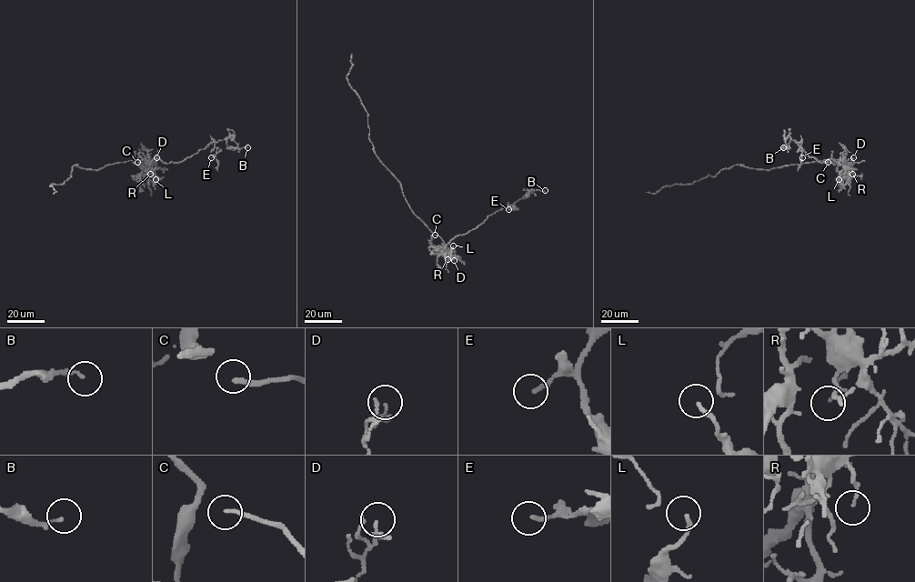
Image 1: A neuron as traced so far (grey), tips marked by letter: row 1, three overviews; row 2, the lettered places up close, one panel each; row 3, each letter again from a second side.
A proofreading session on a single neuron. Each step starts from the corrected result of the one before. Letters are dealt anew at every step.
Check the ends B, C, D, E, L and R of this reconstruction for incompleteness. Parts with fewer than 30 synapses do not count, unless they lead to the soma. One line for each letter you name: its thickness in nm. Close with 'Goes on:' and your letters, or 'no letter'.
Goes on: no letter

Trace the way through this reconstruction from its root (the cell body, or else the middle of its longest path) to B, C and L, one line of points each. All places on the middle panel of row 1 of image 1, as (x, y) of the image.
B: (414, 214), (432, 233), (431, 243), (440, 254), (452, 239), (488, 215), (510, 207), (531, 190), (545, 190)
C: (414, 214), (432, 233), (431, 243), (440, 254), (446, 246), (435, 235)
L: (414, 214), (432, 233), (431, 243), (439, 254), (441, 253), (444, 256), (448, 254), (453, 245)

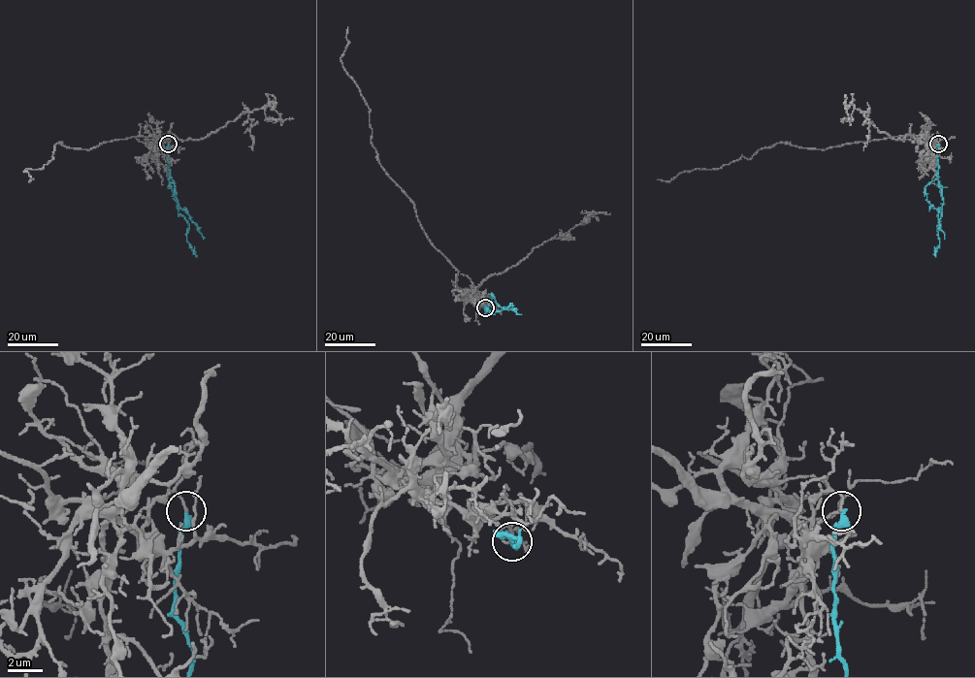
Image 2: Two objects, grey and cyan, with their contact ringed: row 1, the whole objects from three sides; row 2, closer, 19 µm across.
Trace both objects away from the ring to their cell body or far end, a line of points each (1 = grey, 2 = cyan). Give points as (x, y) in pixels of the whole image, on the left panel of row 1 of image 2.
1: (168, 144), (160, 146), (140, 135), (89, 149), (58, 143), (53, 158), (42, 168), (23, 171), (31, 179)
2: (168, 144), (171, 188), (178, 212), (189, 226), (187, 242), (197, 257)

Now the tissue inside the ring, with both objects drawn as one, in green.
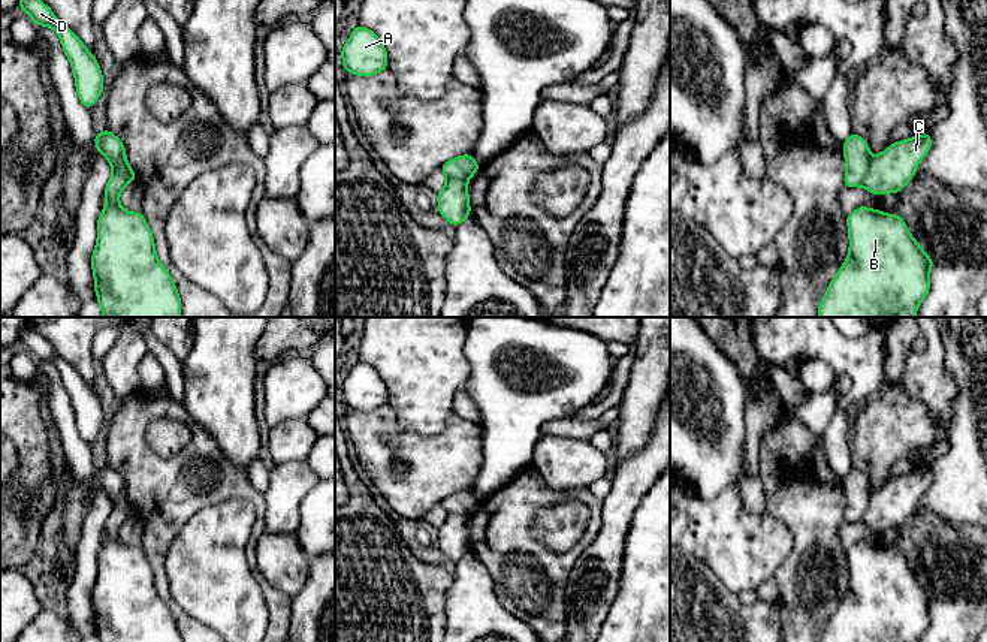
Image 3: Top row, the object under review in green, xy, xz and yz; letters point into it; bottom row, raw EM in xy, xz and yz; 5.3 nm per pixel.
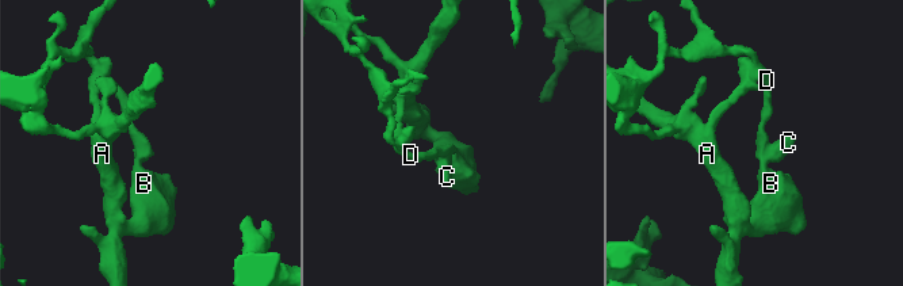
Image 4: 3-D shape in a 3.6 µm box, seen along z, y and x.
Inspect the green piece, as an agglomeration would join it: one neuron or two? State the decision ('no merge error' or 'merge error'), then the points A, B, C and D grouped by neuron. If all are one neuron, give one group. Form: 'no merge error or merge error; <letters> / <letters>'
merge error; A B C / D

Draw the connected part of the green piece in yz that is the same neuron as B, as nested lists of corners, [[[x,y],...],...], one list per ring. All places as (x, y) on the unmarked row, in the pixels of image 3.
[[[858,542],[846,551],[849,587],[820,642],[920,642],[930,626],[935,597],[909,569],[903,554]]]

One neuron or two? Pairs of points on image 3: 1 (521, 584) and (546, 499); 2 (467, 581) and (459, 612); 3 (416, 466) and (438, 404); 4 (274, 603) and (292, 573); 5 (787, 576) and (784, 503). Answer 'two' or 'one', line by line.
1: one
2: one
3: two
4: two
5: one

